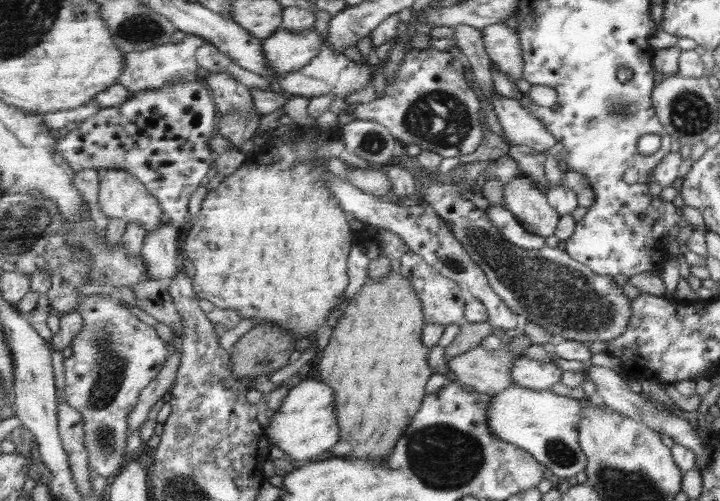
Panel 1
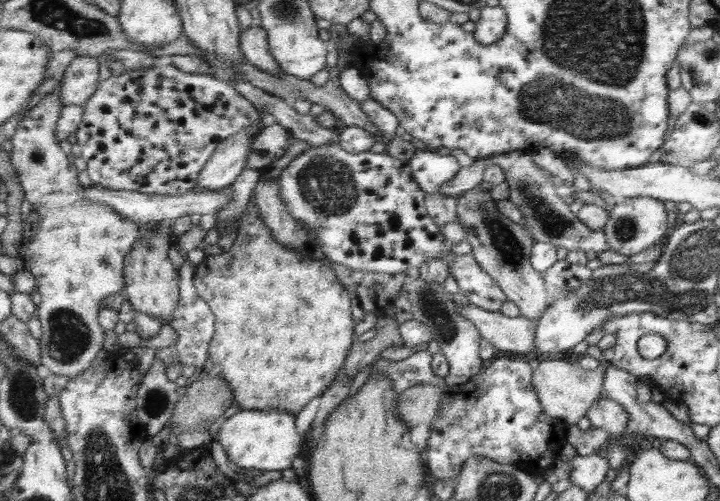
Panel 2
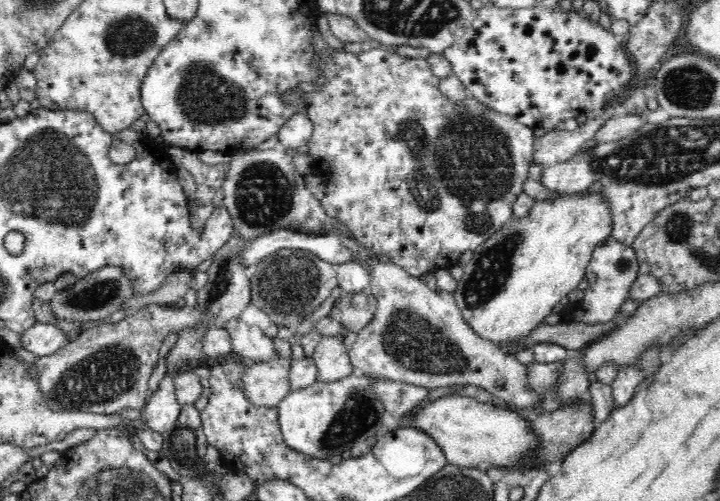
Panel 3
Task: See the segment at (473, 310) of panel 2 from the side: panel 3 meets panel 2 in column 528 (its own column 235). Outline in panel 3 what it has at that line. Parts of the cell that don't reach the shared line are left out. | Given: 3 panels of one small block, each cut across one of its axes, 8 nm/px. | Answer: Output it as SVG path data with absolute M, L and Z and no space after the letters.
M232 318L223 327L230 337L231 357L253 363L269 361L275 357L272 339L256 325L248 325L241 319Z

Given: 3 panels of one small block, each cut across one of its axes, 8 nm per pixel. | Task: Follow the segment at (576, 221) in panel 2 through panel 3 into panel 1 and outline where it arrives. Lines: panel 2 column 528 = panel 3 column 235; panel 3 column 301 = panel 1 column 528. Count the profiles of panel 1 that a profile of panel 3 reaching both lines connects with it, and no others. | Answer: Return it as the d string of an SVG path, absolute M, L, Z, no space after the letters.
M526 170L503 185L504 205L530 231L545 237L556 235L562 215L550 204L548 190Z

